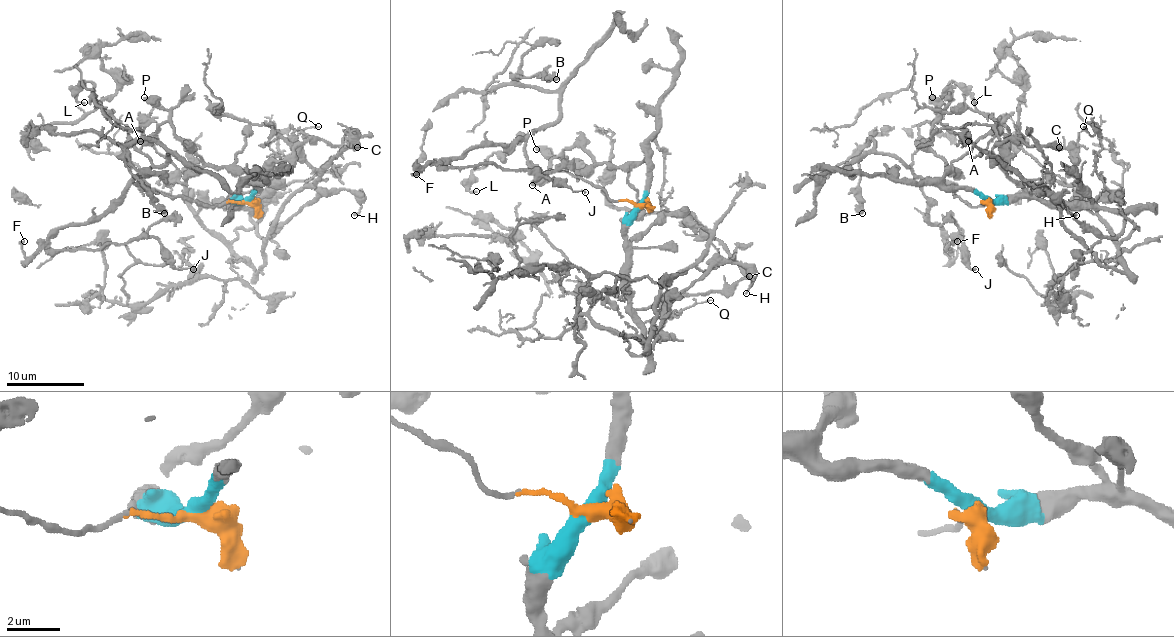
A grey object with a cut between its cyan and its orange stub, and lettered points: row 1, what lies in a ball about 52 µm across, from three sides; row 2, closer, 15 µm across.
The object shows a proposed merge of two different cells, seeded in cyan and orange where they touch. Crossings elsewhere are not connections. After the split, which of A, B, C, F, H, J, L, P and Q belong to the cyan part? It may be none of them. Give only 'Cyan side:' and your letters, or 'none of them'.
Cyan side: A, C, H, P, Q

